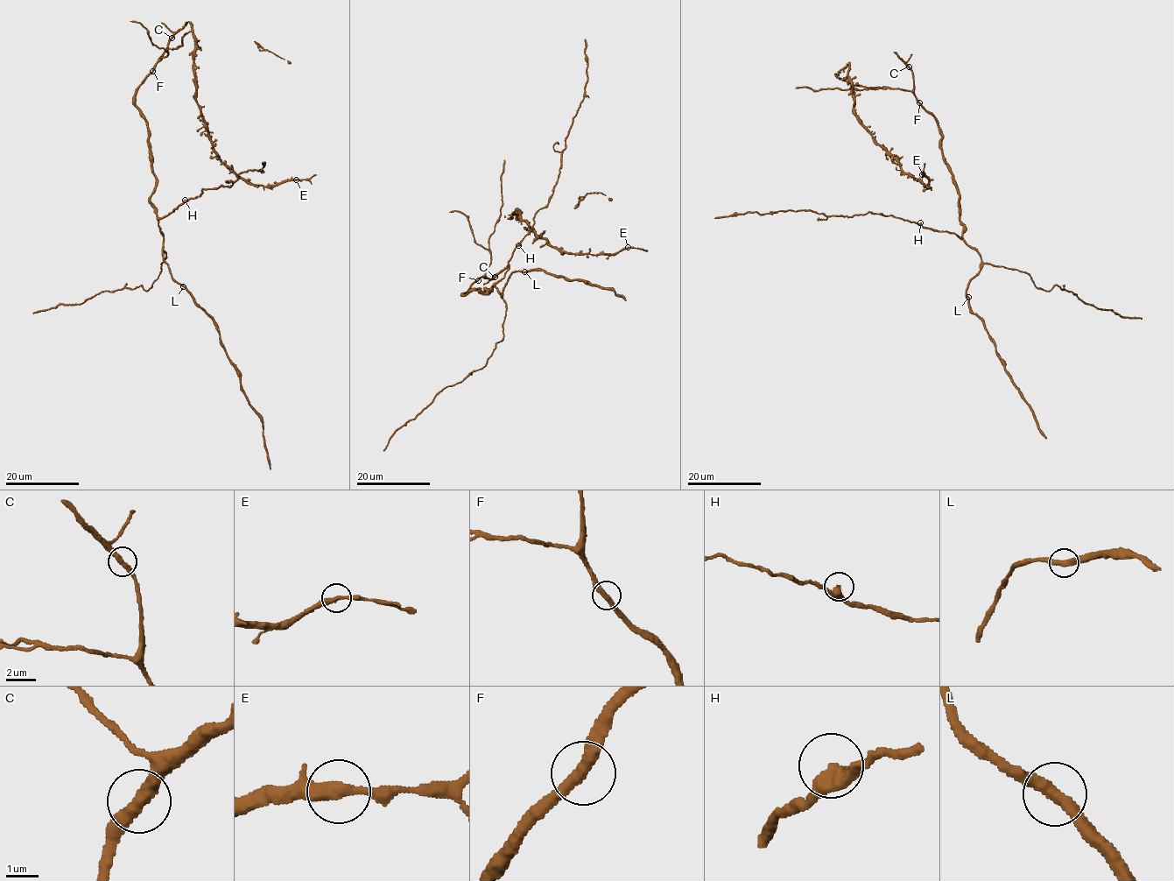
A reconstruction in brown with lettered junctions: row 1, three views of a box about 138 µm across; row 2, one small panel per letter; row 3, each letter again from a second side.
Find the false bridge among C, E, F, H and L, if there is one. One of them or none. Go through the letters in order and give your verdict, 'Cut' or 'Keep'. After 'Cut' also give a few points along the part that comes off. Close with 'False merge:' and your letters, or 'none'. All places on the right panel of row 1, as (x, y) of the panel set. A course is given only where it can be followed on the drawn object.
C: Keep
E: Keep
F: Keep
H: Keep
L: Keep
False merge: none

